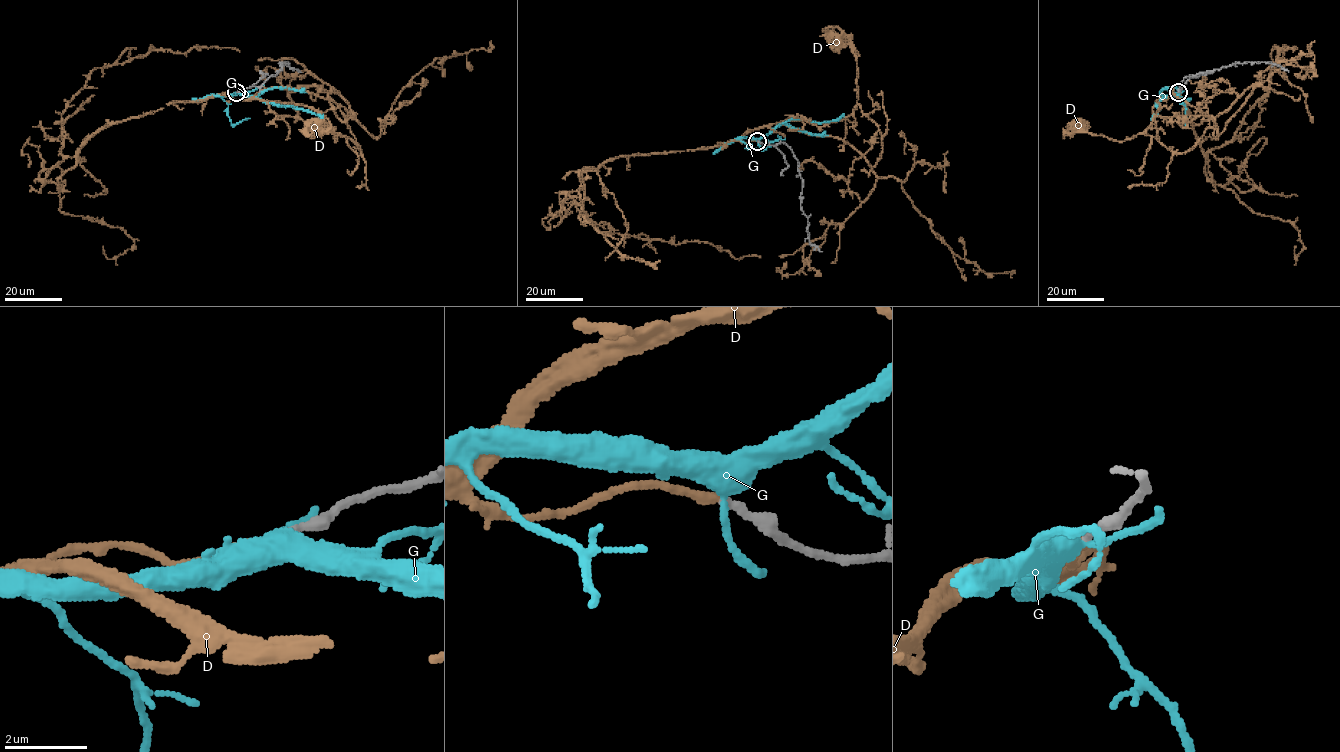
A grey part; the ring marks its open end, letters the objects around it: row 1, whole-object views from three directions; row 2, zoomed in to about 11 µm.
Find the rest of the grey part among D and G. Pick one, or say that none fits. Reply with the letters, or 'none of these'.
D

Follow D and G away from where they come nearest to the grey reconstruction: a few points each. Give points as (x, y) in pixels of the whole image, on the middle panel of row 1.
D: (758, 141), (740, 140), (784, 120), (825, 123), (853, 112), (856, 58), (837, 40)
G: (758, 141), (791, 119), (824, 122), (838, 119), (844, 114)

